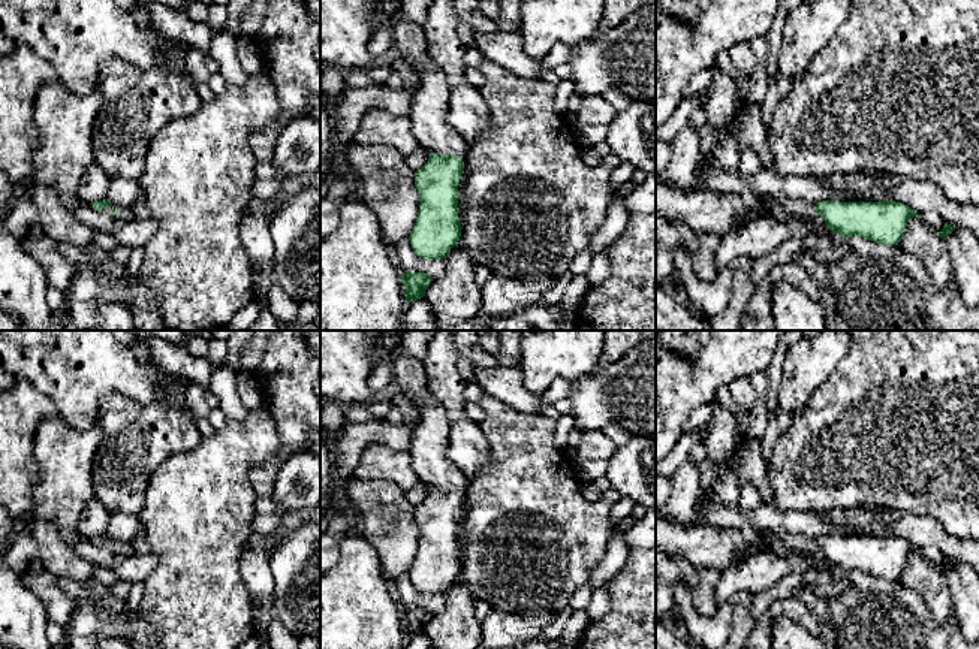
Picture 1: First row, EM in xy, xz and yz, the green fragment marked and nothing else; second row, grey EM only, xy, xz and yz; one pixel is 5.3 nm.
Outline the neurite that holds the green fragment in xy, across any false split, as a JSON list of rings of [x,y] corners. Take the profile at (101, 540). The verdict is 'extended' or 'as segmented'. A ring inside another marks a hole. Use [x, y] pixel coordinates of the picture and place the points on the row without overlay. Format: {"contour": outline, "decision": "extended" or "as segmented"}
{"contour": [[[103,534],[103,535],[90,538],[90,540],[96,546],[106,546],[106,547],[115,549],[118,552],[118,555],[129,550],[126,544],[114,541],[108,534]]], "decision": "extended"}

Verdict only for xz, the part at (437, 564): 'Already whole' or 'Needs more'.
Needs more

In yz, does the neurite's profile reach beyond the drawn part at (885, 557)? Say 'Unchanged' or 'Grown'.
Grown

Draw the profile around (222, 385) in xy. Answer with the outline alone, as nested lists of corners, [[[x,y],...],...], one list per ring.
[[[228,363],[217,365],[208,380],[207,390],[219,399],[219,407],[223,410],[226,417],[243,420],[247,417],[248,408],[243,405],[238,396],[235,384],[237,377],[238,372]]]

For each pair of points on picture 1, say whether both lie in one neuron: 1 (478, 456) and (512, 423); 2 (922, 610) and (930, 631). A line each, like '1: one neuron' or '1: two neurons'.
1: two neurons
2: one neuron

